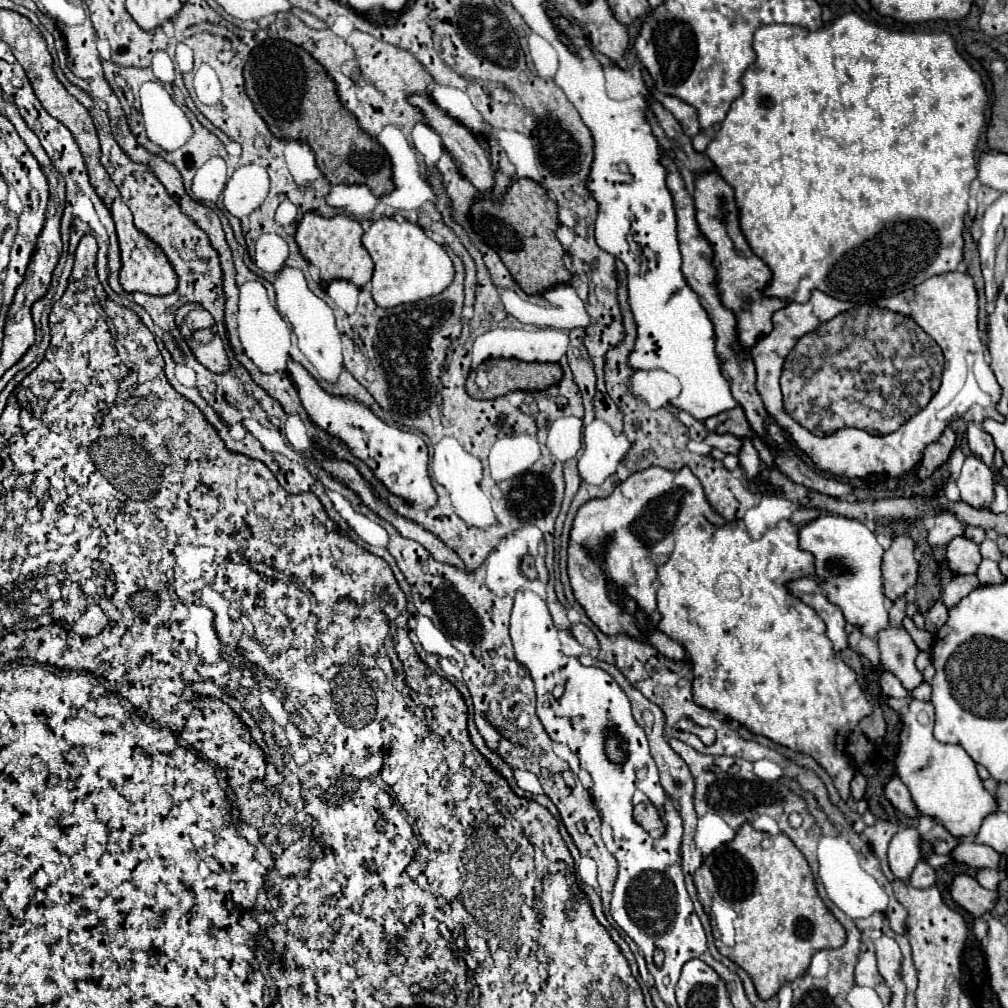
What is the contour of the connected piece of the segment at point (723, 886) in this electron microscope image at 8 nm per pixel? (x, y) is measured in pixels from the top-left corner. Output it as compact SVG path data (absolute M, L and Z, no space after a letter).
M745 822L731 842L717 848L713 854L709 854L709 858L703 860L695 874L695 886L701 900L727 902L739 914L735 920L735 946L725 946L719 938L715 944L723 956L739 964L751 976L761 1000L775 996L783 984L803 976L815 952L823 948L839 948L845 944L843 926L833 918L833 914L817 896L807 860L785 834L771 836L767 832L757 832L749 822Z

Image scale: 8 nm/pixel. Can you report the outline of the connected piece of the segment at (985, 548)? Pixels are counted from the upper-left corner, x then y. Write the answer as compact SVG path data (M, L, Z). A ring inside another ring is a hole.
M985 538L985 540L979 544L979 550L981 550L981 556L983 556L983 558L995 560L995 562L999 562L999 560L1003 558L1003 554L1001 554L999 548L997 548L997 544L995 544L993 540L989 540L989 538Z

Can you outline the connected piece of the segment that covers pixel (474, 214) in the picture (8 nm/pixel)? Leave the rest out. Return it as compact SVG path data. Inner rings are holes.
M515 178L501 200L475 200L469 210L473 230L493 248L513 280L525 294L541 294L555 284L567 284L571 274L563 264L563 246L555 238L557 204L545 194L545 188L531 178Z

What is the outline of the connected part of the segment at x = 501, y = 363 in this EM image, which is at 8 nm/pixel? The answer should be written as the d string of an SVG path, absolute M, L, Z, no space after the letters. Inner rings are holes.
M515 358L487 360L483 364L483 368L489 378L487 390L479 390L479 386L475 384L477 372L471 372L467 378L467 384L465 384L467 394L477 400L499 398L513 390L541 392L541 390L557 384L563 376L563 370L559 364L541 364L541 362L527 364L527 362L521 362Z

